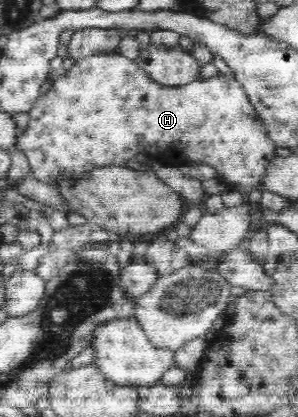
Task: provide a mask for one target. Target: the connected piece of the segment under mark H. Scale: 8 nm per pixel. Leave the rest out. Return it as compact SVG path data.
M115 49L96 52L96 54L87 56L82 60L75 61L72 68L55 74L51 88L45 94L40 95L40 98L38 98L36 104L32 107L32 110L29 110L29 125L25 133L19 138L16 147L27 156L33 175L38 180L52 185L52 187L56 189L58 189L62 181L66 179L82 179L92 170L107 168L108 166L126 165L131 158L134 158L134 155L142 154L143 152L152 160L158 158L160 162L162 162L162 156L168 158L168 164L172 167L194 163L209 165L216 169L220 180L225 181L229 187L245 190L250 187L260 187L267 175L268 168L270 168L272 162L276 160L276 148L278 146L270 140L264 122L262 122L262 119L258 116L252 103L250 103L243 86L233 75L219 74L210 78L200 77L196 80L192 80L192 82L168 86L167 84L160 84L152 80L152 77L136 60L126 58L126 56L119 53L118 49Z

